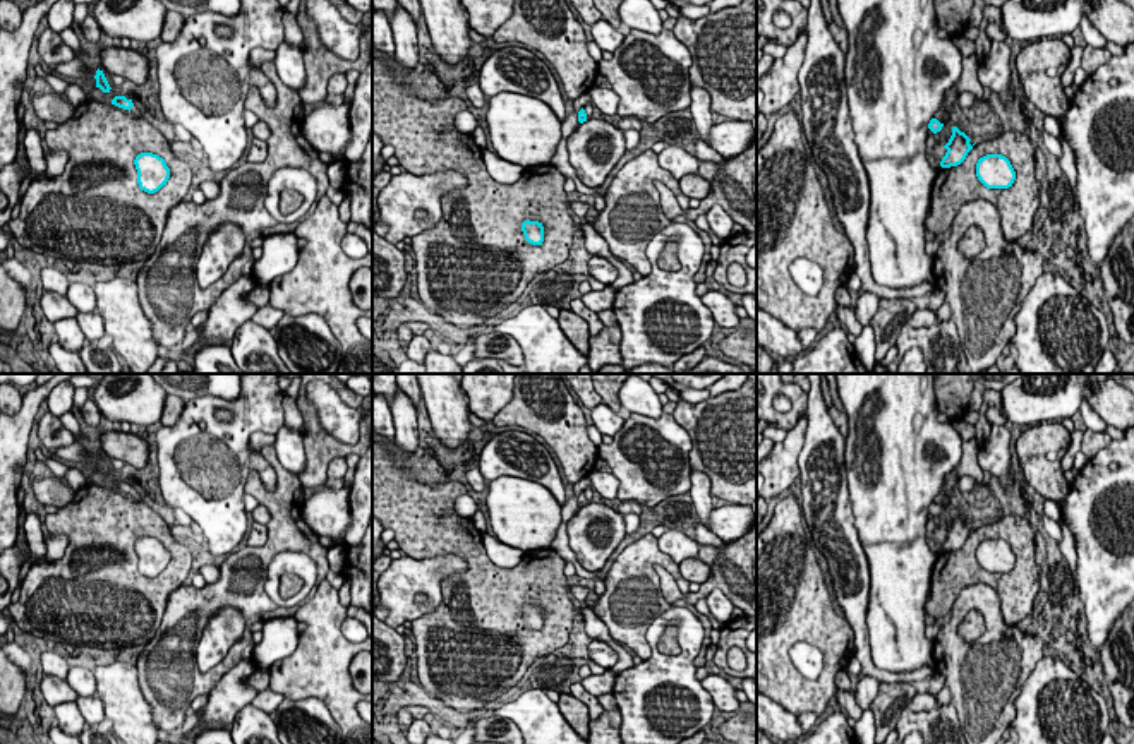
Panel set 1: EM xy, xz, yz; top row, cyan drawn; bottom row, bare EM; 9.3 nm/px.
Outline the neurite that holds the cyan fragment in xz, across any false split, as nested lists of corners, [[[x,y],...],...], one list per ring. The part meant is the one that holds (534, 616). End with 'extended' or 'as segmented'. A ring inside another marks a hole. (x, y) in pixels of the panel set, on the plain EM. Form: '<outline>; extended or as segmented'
[[[523,605],[522,607],[522,615],[525,619],[525,624],[532,629],[542,629],[544,626],[544,610],[539,605]]]; as segmented

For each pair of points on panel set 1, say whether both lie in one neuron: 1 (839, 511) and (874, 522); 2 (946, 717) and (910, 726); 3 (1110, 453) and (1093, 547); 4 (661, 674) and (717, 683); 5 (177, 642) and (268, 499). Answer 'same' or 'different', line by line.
1: different
2: same
3: same
4: different
5: same

